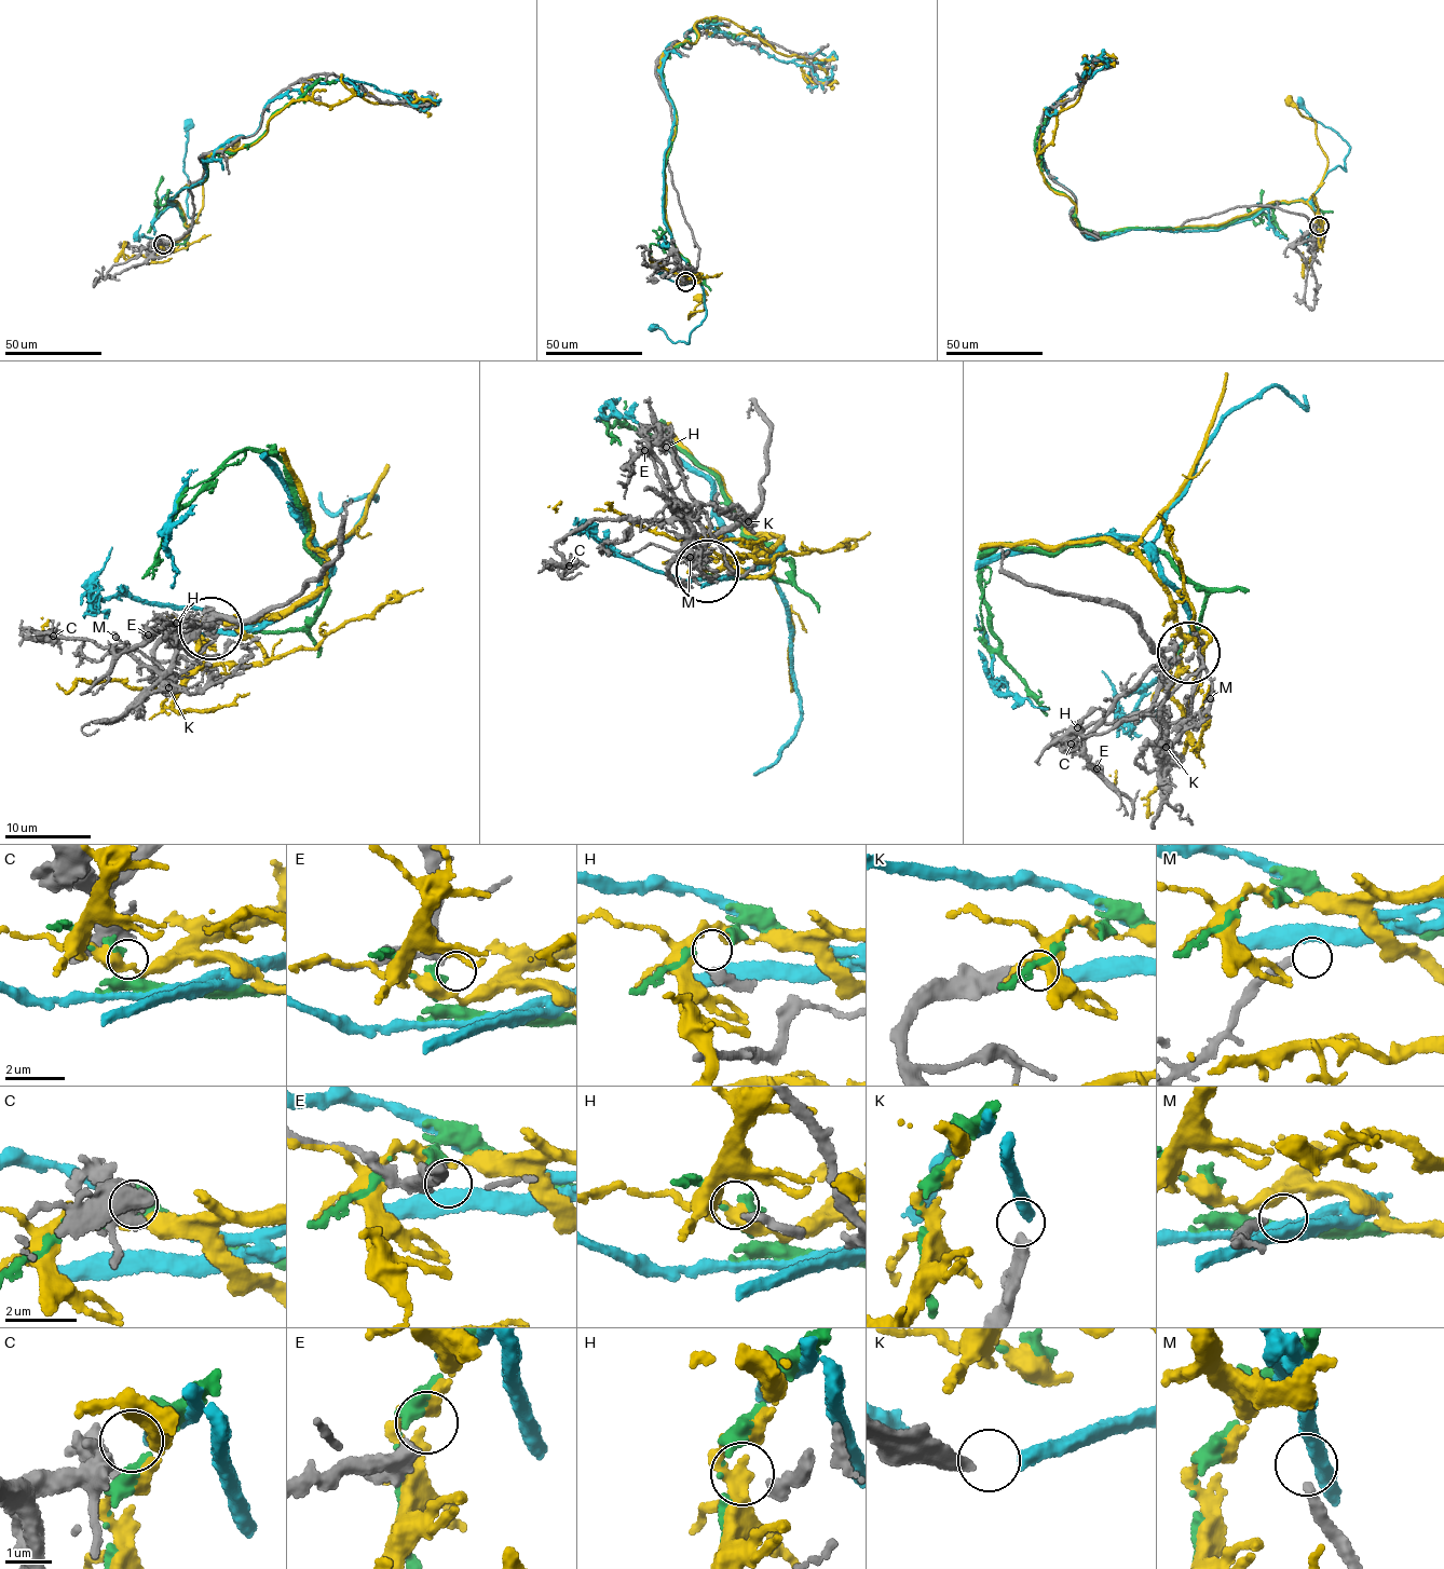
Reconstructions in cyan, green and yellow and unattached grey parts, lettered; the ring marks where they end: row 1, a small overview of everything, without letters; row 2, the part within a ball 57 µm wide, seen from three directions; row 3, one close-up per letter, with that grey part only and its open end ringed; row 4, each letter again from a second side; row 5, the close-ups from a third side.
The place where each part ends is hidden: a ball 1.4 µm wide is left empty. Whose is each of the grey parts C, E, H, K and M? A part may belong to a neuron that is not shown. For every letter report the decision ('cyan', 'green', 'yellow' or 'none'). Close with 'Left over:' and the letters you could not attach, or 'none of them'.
C: none
E: none
H: green
K: cyan
M: none
Left over: C, E, M

